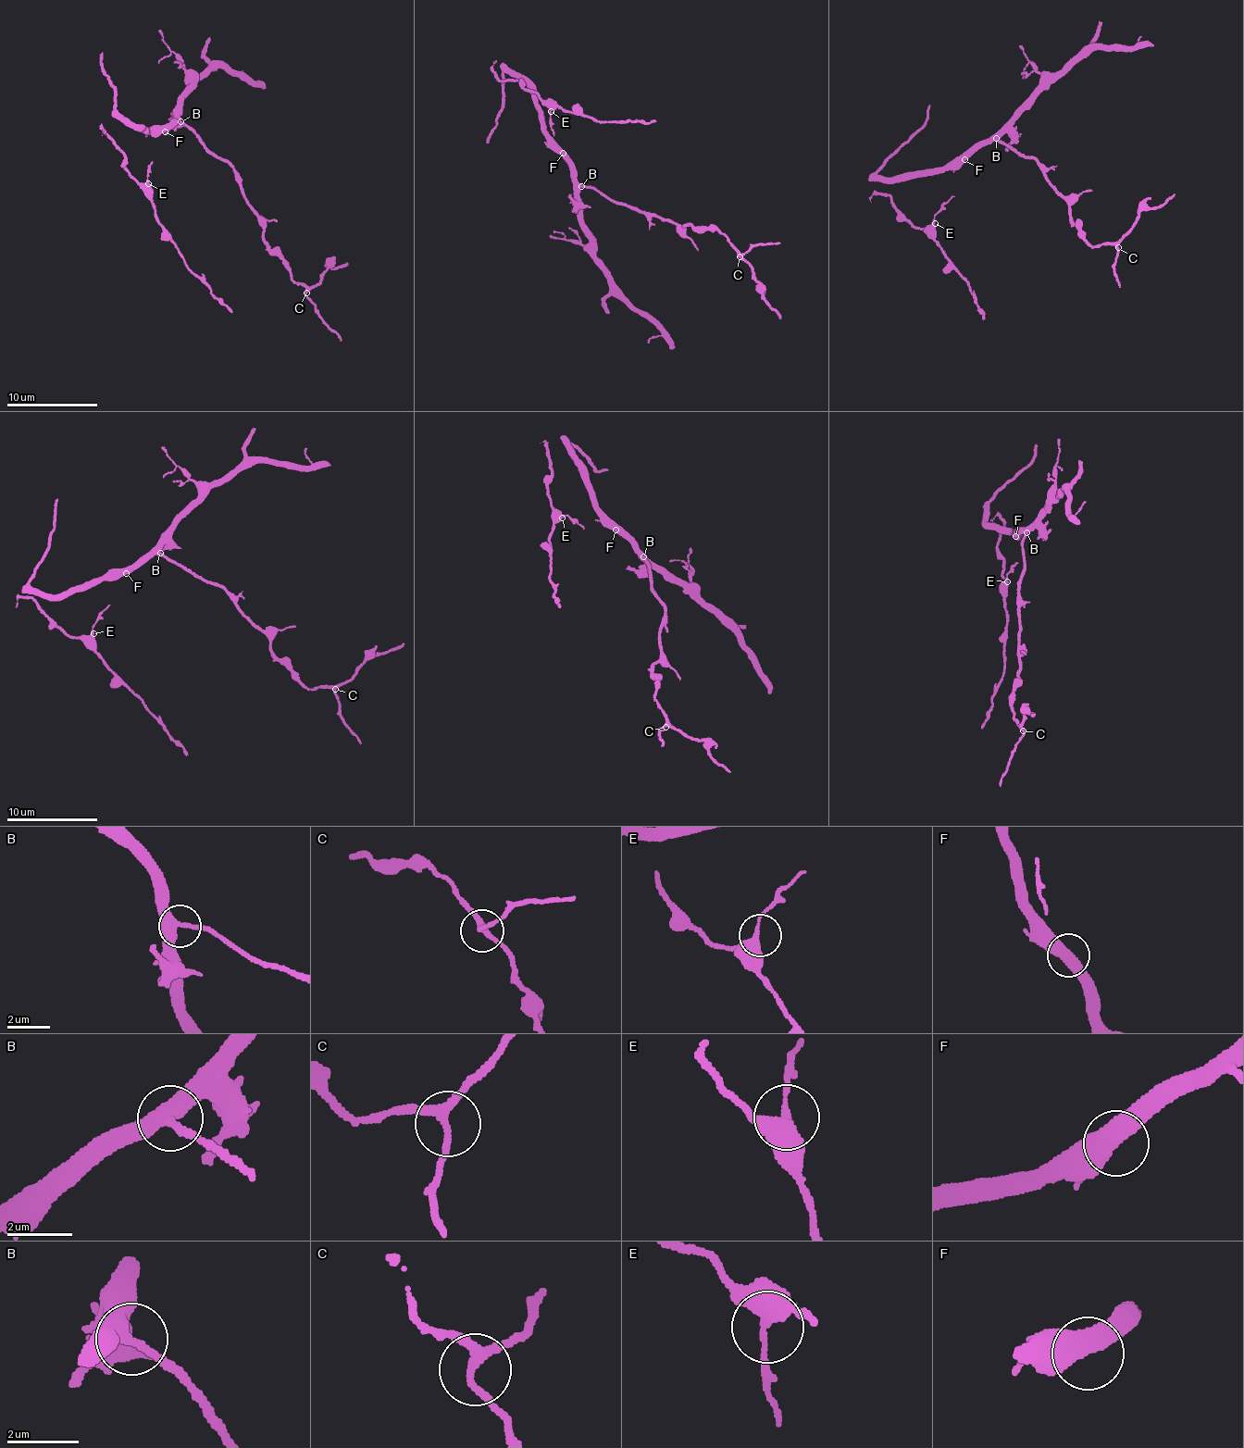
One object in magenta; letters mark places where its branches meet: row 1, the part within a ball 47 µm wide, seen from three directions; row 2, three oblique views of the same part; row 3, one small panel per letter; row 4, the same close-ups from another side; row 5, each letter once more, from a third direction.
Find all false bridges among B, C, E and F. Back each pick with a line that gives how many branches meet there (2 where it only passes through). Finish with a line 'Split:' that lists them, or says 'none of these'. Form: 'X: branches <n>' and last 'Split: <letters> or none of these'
Split: none of these

